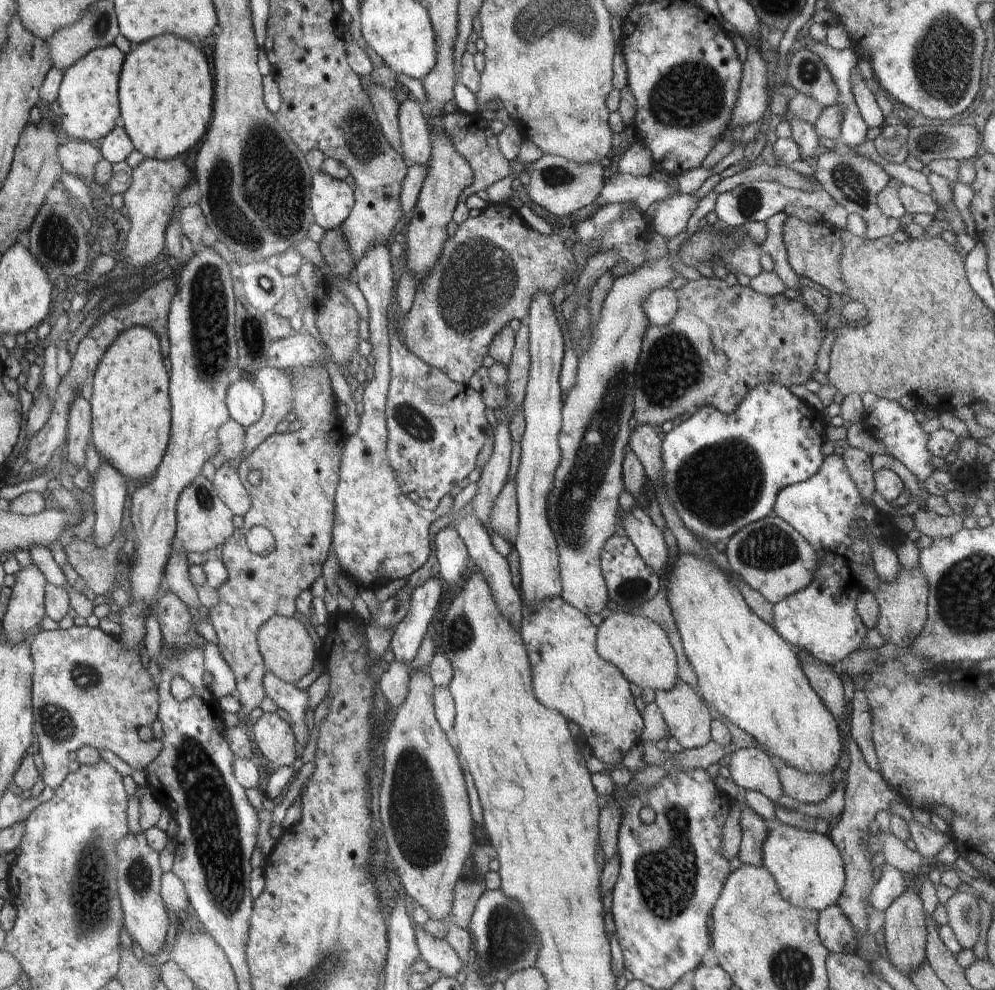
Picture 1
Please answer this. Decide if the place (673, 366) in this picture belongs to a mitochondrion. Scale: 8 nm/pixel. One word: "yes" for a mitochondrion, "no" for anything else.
yes

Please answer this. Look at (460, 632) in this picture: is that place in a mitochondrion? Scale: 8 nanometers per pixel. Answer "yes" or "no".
yes

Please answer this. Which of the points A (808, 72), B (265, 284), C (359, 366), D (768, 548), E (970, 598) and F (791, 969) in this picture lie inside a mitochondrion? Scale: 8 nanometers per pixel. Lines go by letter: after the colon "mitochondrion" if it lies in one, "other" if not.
A: mitochondrion
B: mitochondrion
C: other
D: mitochondrion
E: mitochondrion
F: mitochondrion

